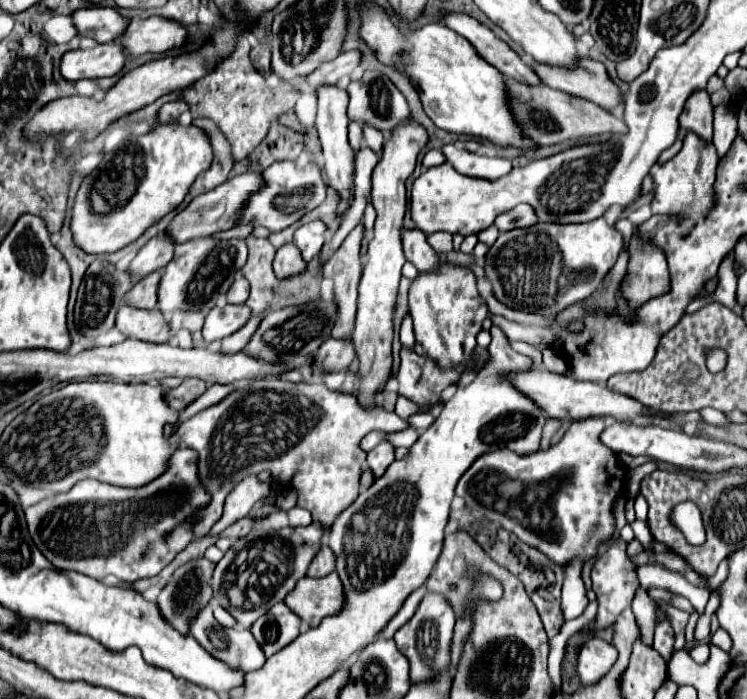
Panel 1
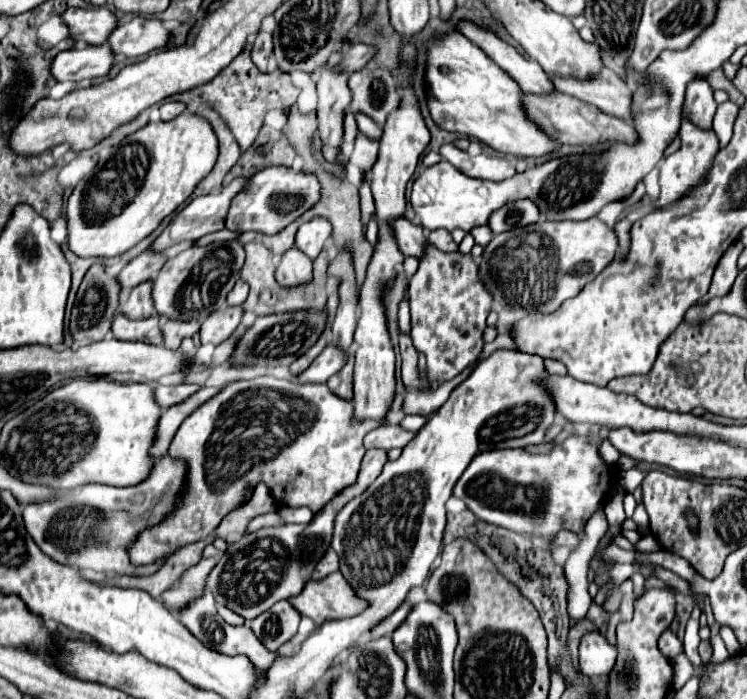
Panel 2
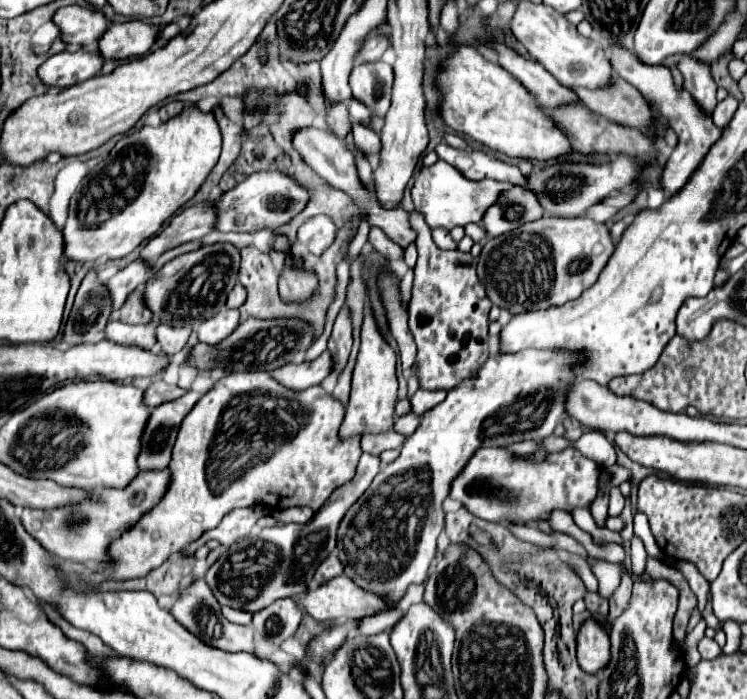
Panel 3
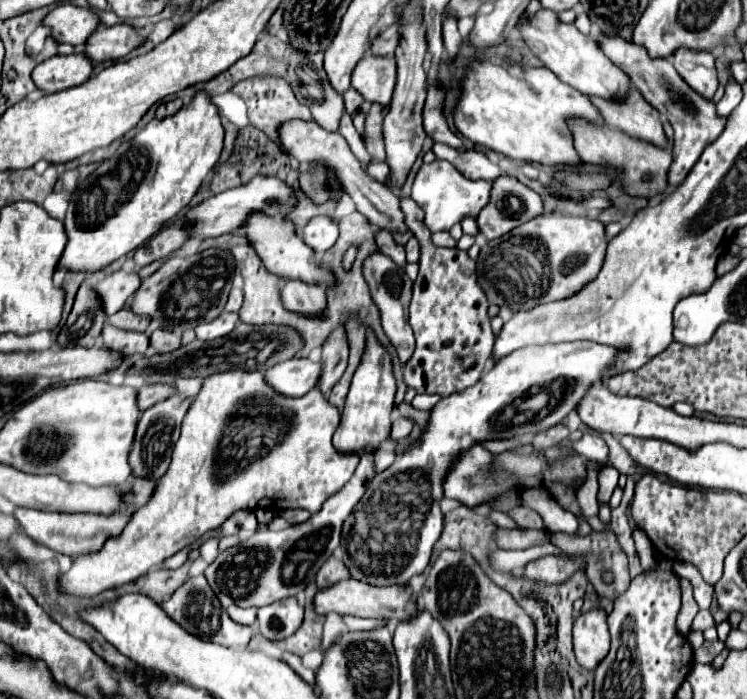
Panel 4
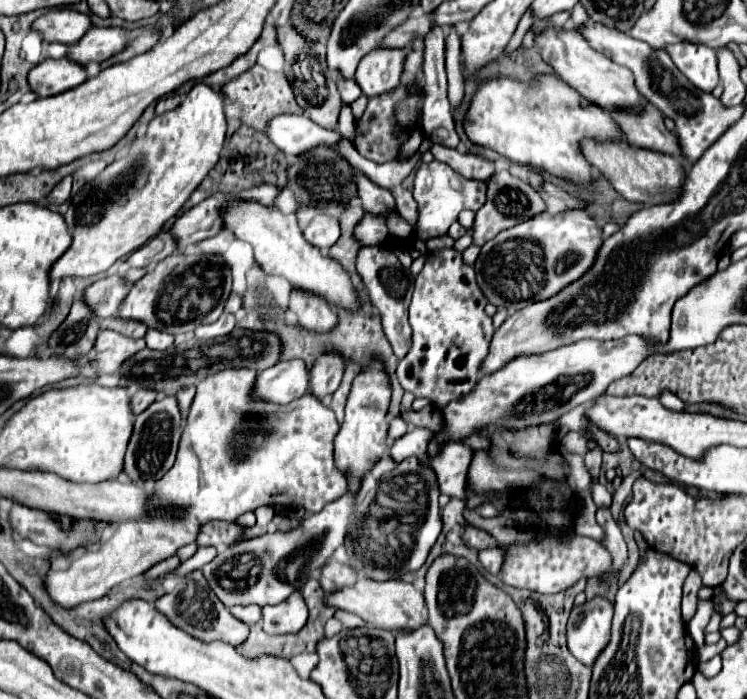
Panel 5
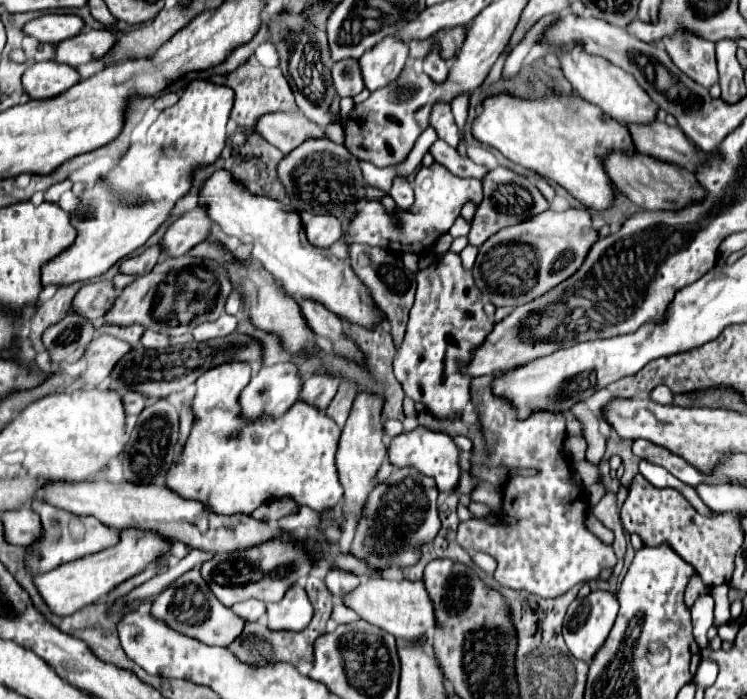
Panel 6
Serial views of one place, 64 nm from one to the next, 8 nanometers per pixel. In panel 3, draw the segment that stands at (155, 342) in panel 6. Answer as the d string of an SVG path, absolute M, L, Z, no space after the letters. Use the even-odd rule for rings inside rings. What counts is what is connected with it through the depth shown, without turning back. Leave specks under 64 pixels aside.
M160 324L156 328L156 344L158 344L158 350L166 356L172 356L176 352L180 352L186 342L188 342L188 334L190 334L192 328L172 328L168 324Z

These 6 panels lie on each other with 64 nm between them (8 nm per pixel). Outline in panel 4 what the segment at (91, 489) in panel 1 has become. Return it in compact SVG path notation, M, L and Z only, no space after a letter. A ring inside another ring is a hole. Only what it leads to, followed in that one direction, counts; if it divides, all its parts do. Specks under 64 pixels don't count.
M134 478L132 486L130 486L130 494L132 494L130 504L120 508L118 512L114 512L110 516L102 516L102 514L60 514L60 512L38 512L38 510L28 510L28 508L16 508L14 510L14 518L20 522L22 530L34 542L44 544L44 546L48 546L54 552L60 552L60 554L66 554L66 556L90 554L94 550L100 550L108 536L114 536L114 534L122 532L122 528L130 520L132 512L136 508L140 508L142 504L146 504L146 500L150 498L152 490L154 490L154 482Z

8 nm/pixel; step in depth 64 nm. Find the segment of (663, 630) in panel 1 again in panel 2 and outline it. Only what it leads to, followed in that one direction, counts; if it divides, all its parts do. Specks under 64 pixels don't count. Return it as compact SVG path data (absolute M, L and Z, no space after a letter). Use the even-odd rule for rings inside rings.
M666 630L662 636L660 636L660 650L664 652L664 656L666 658L674 658L674 656L678 656L678 654L682 654L684 652L684 646L682 646L682 642L670 632L670 630Z

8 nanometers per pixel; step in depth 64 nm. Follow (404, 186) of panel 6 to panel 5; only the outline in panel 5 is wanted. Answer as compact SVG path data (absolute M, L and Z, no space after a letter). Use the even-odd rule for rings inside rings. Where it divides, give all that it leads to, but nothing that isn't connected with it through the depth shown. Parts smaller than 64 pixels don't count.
M398 188L398 190L394 192L394 200L396 200L398 212L406 218L406 222L408 222L408 224L414 224L418 210L416 210L416 202L414 202L414 198L412 198L412 192L406 190L406 188Z

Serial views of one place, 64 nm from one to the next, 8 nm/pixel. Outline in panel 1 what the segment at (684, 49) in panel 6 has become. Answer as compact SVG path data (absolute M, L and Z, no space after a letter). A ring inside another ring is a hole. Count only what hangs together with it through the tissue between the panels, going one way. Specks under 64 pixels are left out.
M706 90L694 92L694 96L686 100L680 116L680 138L684 138L688 130L692 130L704 140L712 140L712 114L714 106L710 102L710 94Z

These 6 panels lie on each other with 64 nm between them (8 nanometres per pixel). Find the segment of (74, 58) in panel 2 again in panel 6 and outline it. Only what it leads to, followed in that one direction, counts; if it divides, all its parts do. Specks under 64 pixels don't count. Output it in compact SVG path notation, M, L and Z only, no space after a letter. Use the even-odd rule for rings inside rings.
M48 60L32 64L22 76L22 86L30 98L52 98L72 88L78 80L80 76L74 68Z

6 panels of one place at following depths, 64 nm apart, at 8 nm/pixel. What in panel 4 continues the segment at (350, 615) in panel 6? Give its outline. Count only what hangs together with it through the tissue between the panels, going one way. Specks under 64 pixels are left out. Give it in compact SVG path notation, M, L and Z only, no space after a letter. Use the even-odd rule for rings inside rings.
M342 616L348 630L372 630L376 626L384 626L384 620L368 620L368 618L354 618L354 616Z

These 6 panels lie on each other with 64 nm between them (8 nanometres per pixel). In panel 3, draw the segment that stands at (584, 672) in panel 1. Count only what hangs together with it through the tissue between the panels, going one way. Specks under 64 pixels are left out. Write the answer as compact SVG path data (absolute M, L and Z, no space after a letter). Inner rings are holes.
M594 616L582 622L578 636L578 664L584 672L596 674L602 670L610 660L610 638L602 622L598 622Z

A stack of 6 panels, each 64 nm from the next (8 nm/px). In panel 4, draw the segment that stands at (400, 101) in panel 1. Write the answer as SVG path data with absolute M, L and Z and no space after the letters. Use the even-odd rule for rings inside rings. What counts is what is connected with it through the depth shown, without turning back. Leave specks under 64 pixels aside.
M366 56L358 62L352 74L352 88L356 88L366 102L390 104L396 84L396 58Z

